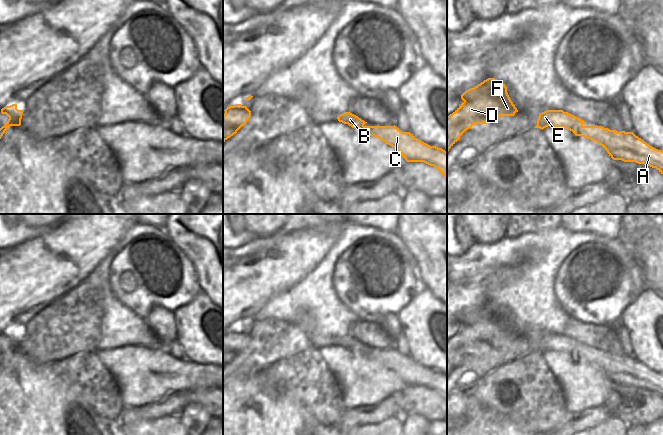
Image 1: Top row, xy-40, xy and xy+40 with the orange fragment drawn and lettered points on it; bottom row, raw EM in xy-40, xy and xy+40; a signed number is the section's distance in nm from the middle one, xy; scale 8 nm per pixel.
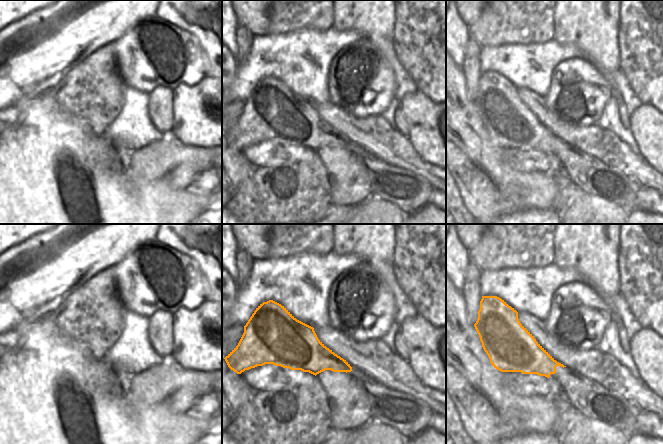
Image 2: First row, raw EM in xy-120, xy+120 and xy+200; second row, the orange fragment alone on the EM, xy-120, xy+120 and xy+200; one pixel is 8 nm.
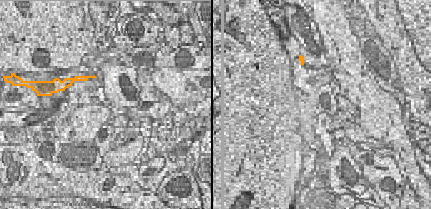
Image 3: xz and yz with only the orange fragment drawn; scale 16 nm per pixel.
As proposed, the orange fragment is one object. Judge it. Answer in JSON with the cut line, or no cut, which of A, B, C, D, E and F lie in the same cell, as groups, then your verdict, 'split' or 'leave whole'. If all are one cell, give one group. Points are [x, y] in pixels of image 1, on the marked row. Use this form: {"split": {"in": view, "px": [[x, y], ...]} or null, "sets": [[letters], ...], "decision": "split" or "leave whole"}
{"split": null, "sets": [["A", "B", "C", "D", "E", "F"]], "decision": "leave whole"}

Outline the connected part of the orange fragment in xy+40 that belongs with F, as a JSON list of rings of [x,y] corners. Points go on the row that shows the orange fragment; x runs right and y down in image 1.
[[[488,78],[474,88],[466,90],[461,99],[464,102],[447,116],[447,152],[474,124],[486,124],[488,120],[498,122],[500,116],[514,116],[518,112],[507,93],[505,84],[495,78]]]

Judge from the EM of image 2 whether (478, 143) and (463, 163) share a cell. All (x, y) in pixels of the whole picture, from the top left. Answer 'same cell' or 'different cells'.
different cells

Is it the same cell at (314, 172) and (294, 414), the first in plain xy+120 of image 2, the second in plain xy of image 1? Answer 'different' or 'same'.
different

